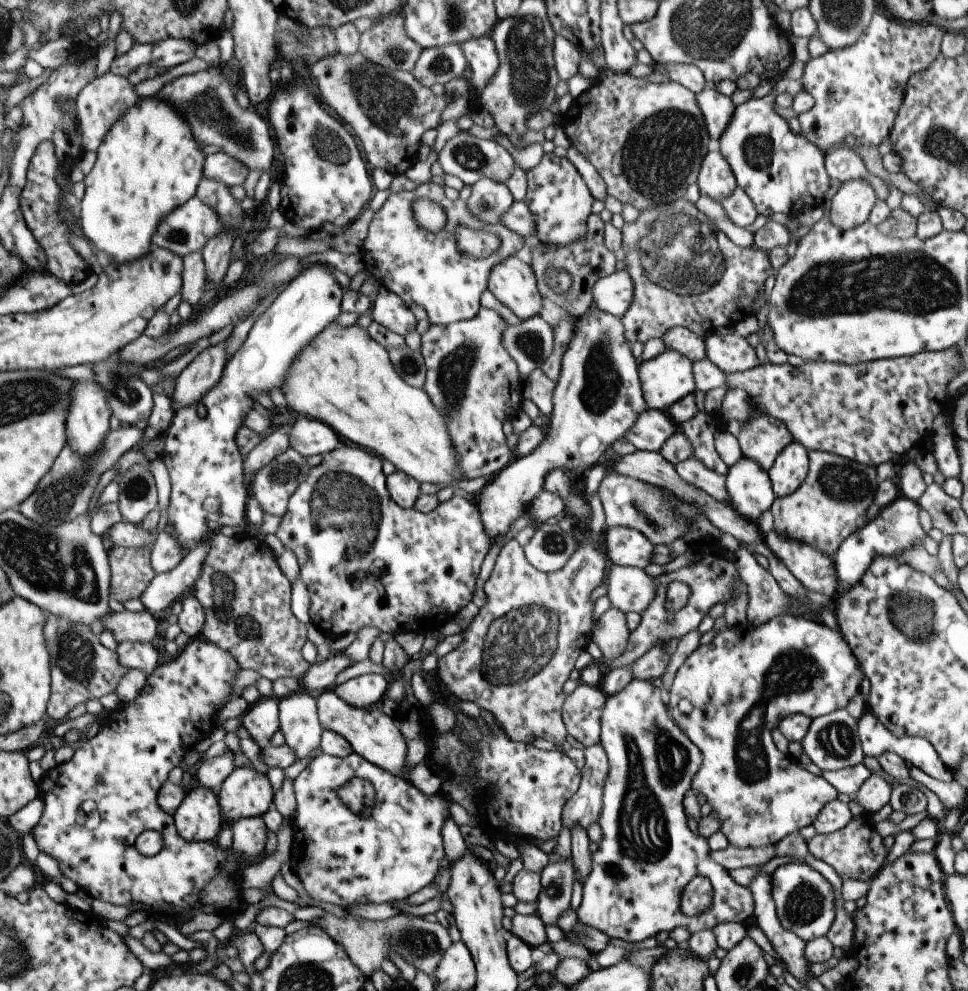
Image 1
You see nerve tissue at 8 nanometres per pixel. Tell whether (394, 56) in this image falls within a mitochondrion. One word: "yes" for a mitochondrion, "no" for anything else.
yes

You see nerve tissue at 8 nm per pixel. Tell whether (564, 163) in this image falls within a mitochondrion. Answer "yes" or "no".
no

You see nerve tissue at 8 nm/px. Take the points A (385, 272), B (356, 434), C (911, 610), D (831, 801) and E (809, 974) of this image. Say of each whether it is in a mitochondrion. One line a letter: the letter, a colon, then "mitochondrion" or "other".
A: other
B: other
C: mitochondrion
D: other
E: other

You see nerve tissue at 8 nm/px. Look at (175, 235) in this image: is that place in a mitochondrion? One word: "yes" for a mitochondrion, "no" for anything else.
yes

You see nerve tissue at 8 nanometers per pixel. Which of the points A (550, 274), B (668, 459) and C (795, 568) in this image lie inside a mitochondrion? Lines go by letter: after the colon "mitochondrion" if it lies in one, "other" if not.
A: mitochondrion
B: other
C: other

